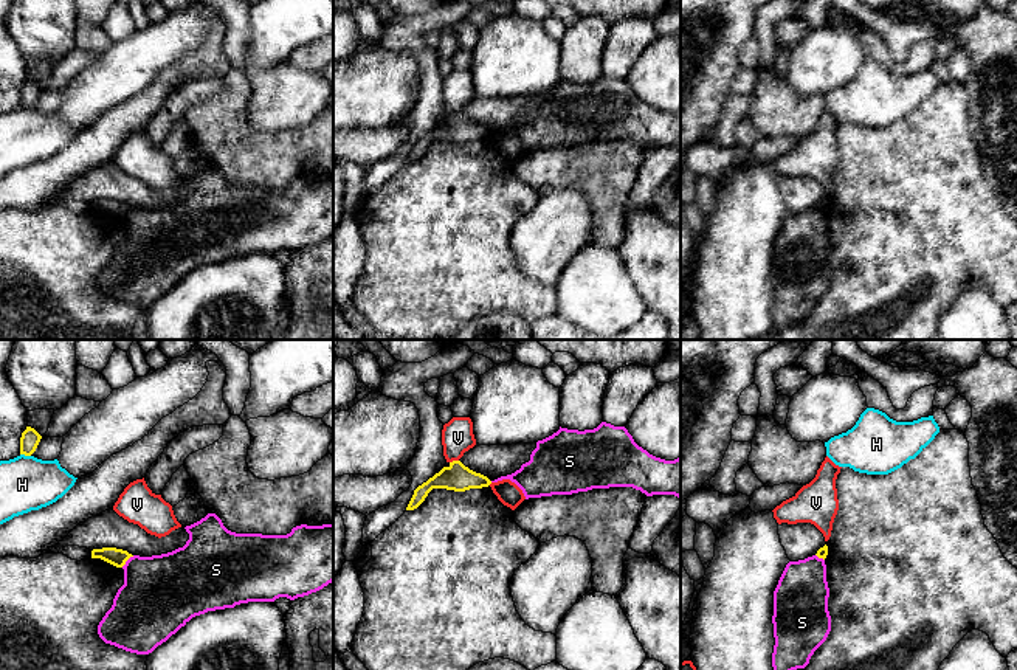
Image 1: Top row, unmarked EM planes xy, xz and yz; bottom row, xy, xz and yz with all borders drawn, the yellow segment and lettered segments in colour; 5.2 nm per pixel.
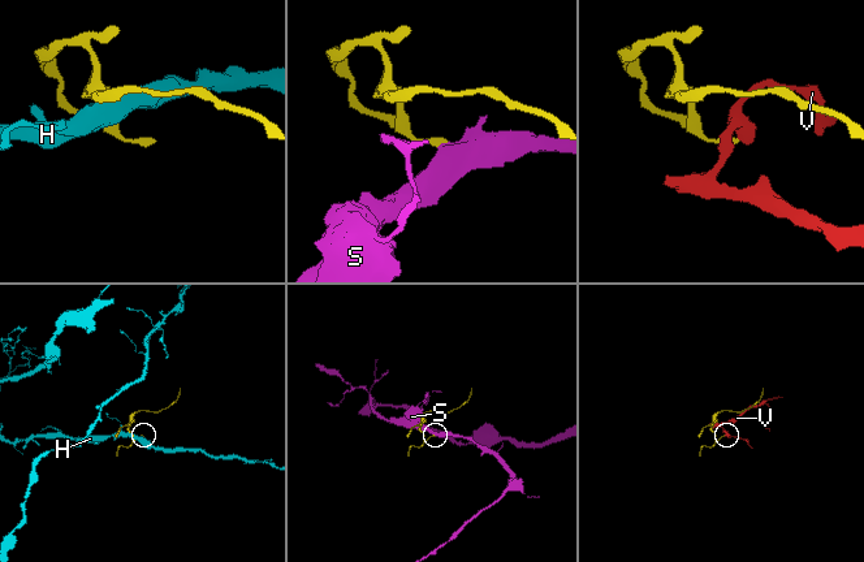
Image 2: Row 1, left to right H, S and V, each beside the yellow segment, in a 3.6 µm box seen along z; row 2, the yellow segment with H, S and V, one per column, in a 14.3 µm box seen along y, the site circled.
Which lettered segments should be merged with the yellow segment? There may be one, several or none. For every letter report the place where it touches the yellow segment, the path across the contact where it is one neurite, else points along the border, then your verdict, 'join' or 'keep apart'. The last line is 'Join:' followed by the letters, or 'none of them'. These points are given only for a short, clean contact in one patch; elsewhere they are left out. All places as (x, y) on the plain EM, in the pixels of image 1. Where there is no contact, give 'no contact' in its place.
H: contact xy (25, 107); border xy (20, 106), (30, 109); keep apart
S: contact xy (127, 211); border xy (134, 208), (121, 219); keep apart
V: contact xz (453, 113); keep apart
Join: none of them

